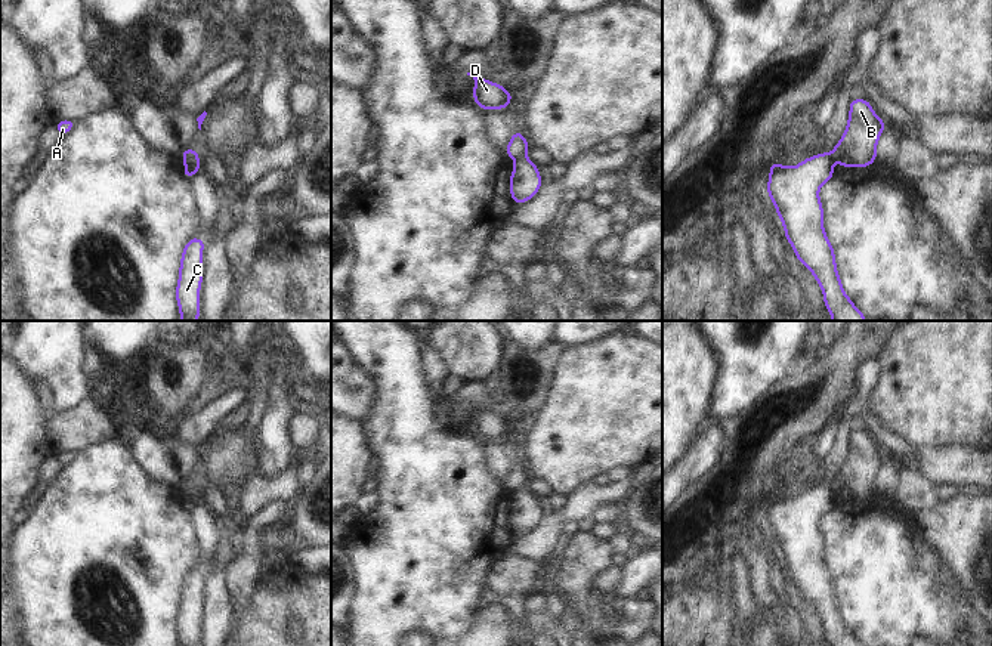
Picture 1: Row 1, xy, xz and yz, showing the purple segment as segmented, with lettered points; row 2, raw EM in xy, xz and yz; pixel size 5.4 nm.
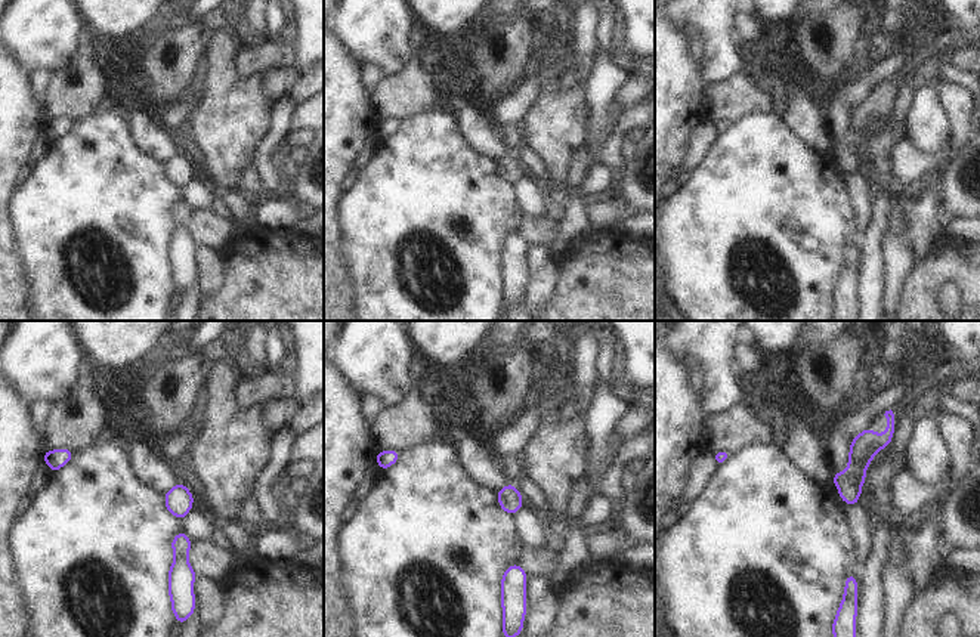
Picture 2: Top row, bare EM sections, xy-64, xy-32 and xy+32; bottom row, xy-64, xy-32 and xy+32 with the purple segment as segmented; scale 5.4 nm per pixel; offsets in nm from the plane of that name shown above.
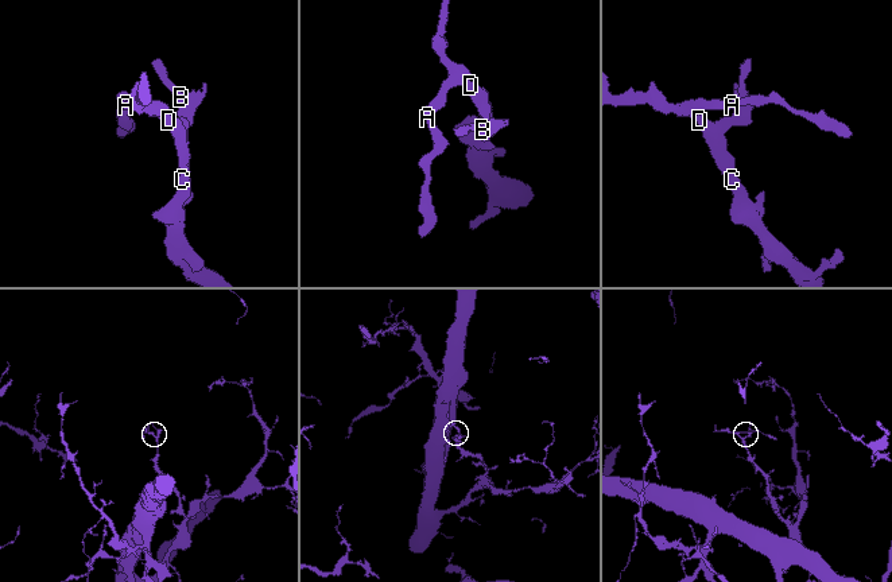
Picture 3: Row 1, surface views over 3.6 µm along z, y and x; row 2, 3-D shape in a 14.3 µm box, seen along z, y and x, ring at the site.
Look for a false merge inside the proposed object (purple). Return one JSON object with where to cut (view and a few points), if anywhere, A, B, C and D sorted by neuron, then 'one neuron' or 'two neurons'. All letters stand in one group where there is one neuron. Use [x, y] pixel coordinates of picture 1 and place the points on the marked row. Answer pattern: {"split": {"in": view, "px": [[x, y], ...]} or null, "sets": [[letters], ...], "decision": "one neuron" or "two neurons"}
{"split": {"in": "xz", "px": [[525, 155], [515, 160]]}, "sets": [["A", "C", "D"], ["B"]], "decision": "two neurons"}

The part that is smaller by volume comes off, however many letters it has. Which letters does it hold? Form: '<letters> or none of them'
B

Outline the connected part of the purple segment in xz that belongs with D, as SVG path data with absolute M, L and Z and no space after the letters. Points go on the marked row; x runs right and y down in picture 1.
M467 72L475 80L473 101L480 109L506 109L514 99L504 86L483 80L472 72Z

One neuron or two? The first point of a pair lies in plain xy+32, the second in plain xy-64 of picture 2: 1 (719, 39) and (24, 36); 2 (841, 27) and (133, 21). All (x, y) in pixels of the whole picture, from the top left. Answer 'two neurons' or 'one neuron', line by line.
1: one neuron
2: two neurons

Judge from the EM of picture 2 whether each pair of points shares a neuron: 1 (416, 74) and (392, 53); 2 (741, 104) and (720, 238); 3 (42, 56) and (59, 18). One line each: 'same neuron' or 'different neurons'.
1: different neurons
2: different neurons
3: same neuron

